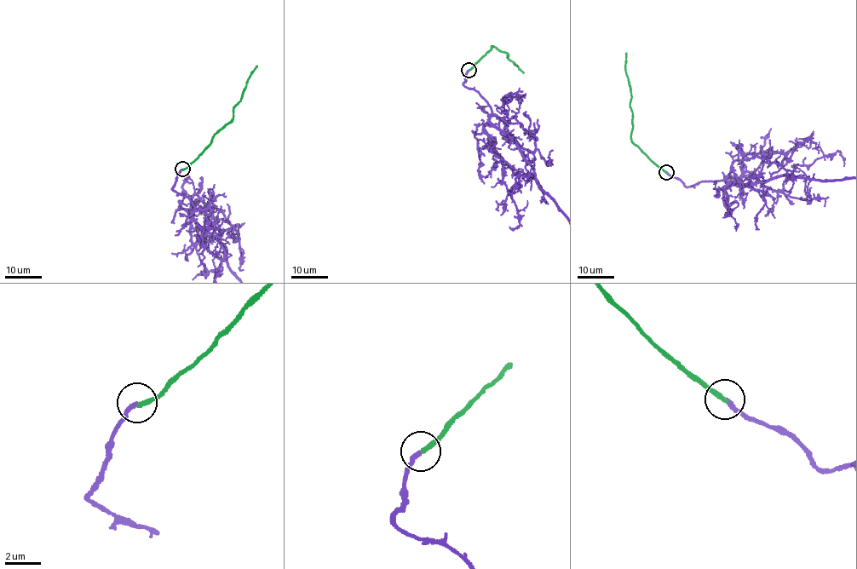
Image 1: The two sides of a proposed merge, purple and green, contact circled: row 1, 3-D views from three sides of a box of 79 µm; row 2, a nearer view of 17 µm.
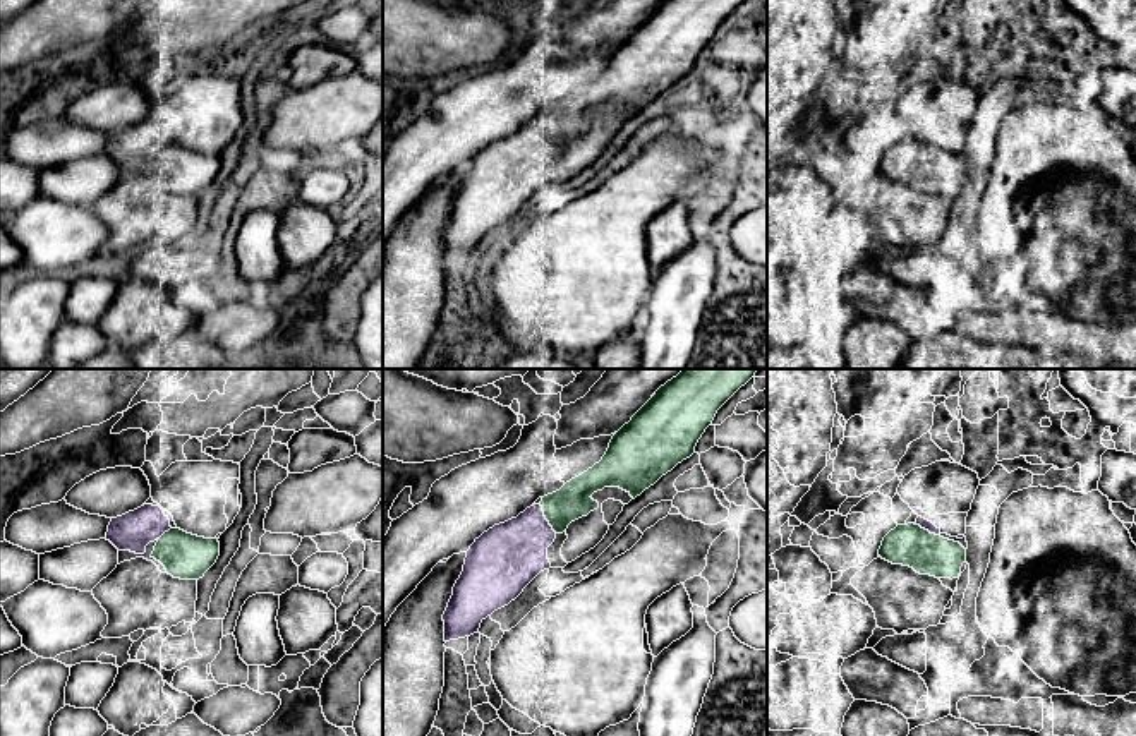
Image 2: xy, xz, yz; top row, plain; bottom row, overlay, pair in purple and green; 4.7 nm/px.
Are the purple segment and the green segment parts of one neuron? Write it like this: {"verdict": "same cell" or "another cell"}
{"verdict": "same cell"}

